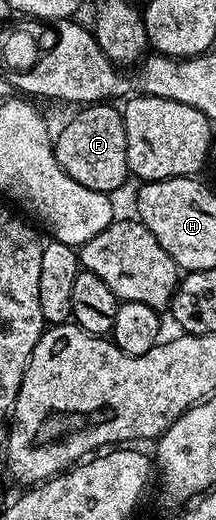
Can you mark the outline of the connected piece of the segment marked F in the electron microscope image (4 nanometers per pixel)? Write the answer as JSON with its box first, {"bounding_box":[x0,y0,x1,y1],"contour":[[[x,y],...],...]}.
{"bounding_box":[53,102,130,194],"contour":[[[99,102],[89,106],[79,107],[77,111],[75,111],[78,113],[76,113],[75,116],[72,117],[71,120],[63,126],[62,133],[60,133],[59,136],[57,133],[56,139],[53,141],[55,158],[59,162],[60,167],[63,168],[64,173],[68,174],[68,177],[74,178],[76,182],[80,183],[82,186],[86,186],[90,190],[105,192],[109,194],[116,193],[115,191],[117,188],[120,187],[121,184],[125,182],[125,180],[128,180],[128,173],[130,170],[130,167],[128,166],[128,154],[126,153],[126,131],[124,130],[122,113],[117,107],[114,109],[112,105],[113,103],[110,102]]]}

